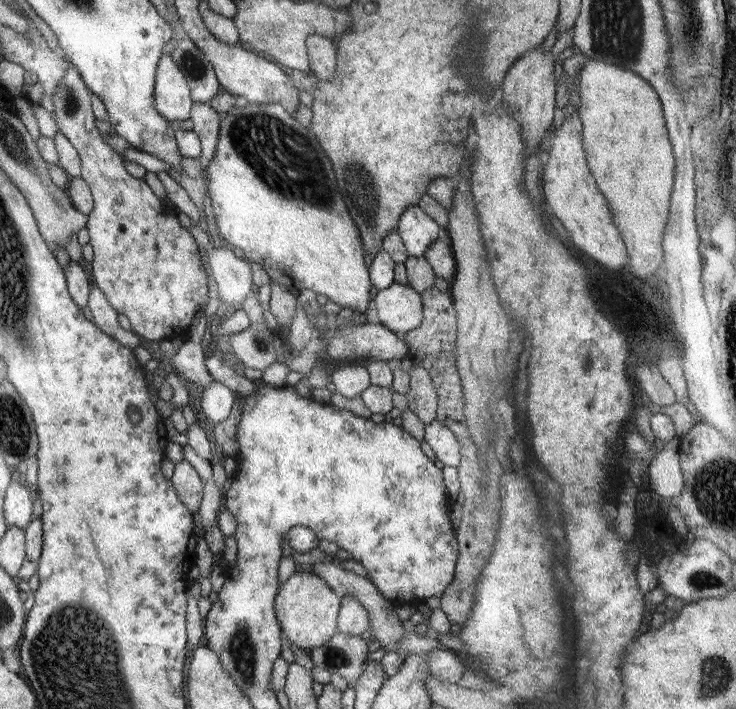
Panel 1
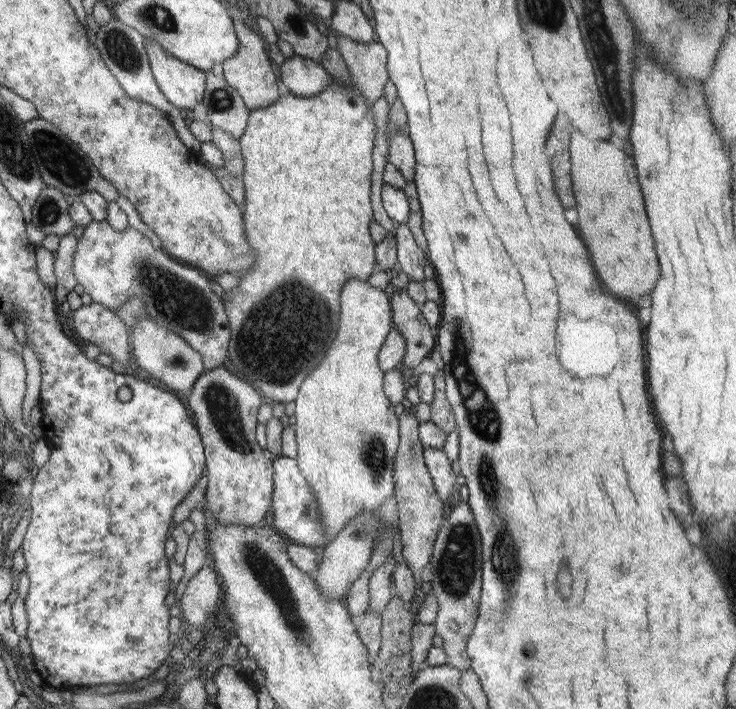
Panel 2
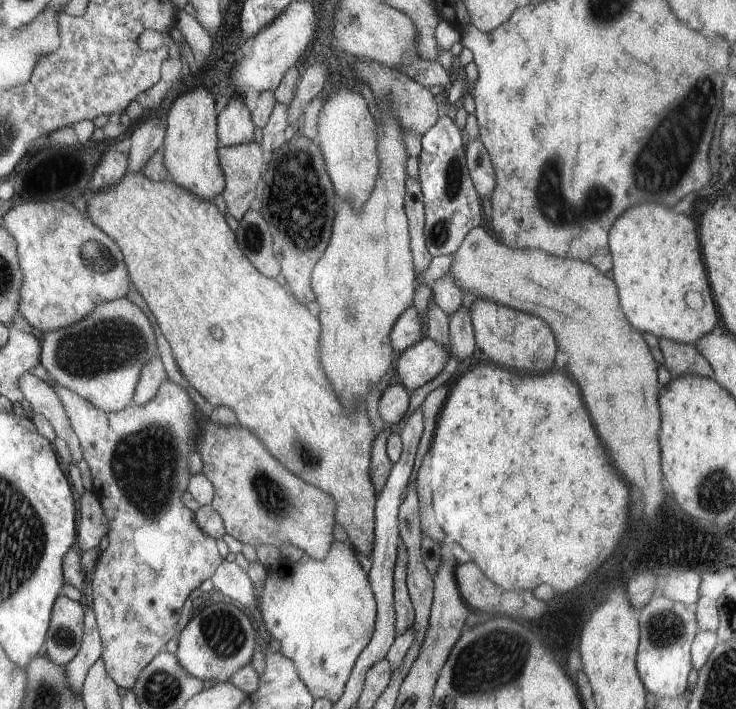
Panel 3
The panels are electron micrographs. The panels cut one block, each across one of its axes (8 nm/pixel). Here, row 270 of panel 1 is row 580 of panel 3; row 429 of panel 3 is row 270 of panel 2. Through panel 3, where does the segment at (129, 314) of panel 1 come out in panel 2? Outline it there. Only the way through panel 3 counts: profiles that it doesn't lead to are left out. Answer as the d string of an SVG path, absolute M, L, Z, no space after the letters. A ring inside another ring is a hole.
M91 221L83 227L81 237L77 239L77 247L73 251L73 276L77 284L83 287L83 292L89 294L93 303L117 312L117 307L123 305L131 297L139 297L147 316L157 325L179 335L191 349L199 353L203 360L203 370L213 370L227 365L229 344L228 318L225 314L220 297L209 288L209 280L197 268L182 266L171 260L170 255L161 248L153 248L147 237L133 227L125 227L121 231L113 230L107 221Z

